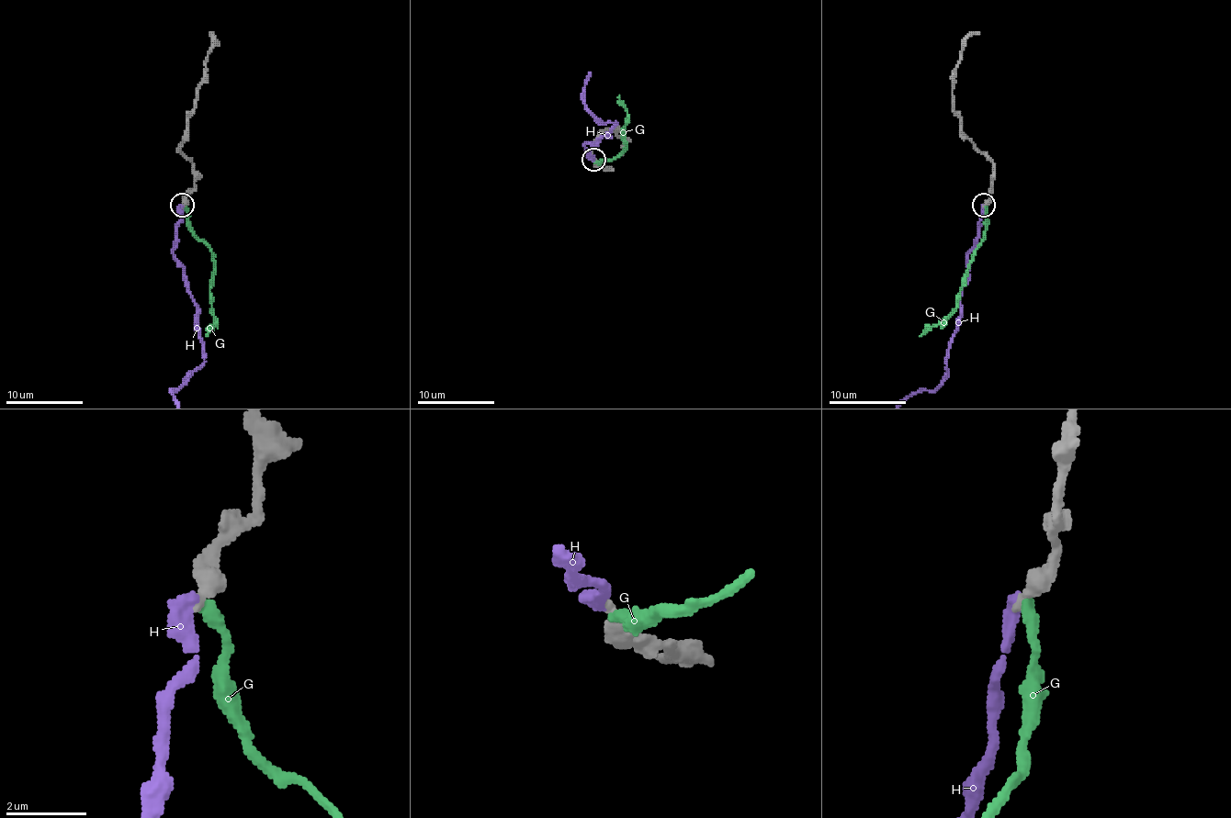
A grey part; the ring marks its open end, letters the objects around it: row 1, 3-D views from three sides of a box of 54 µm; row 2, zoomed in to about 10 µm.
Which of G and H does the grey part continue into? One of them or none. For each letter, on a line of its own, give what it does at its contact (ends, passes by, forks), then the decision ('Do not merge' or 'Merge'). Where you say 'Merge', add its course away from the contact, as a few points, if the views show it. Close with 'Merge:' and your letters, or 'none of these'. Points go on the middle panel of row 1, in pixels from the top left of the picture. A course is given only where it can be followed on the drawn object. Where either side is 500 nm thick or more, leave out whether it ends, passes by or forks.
G: It ends there. Do not merge
H: It ends there. Merge
Merge: H

